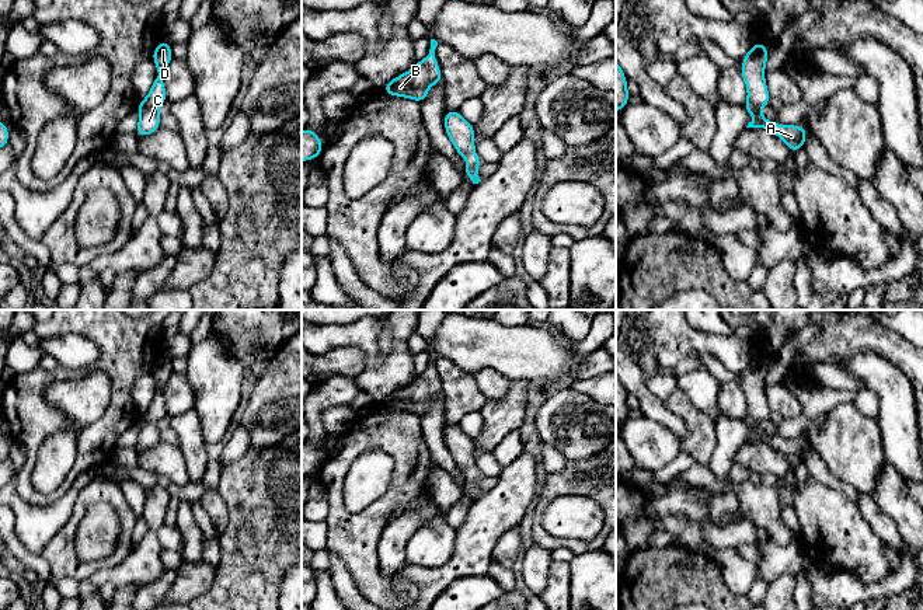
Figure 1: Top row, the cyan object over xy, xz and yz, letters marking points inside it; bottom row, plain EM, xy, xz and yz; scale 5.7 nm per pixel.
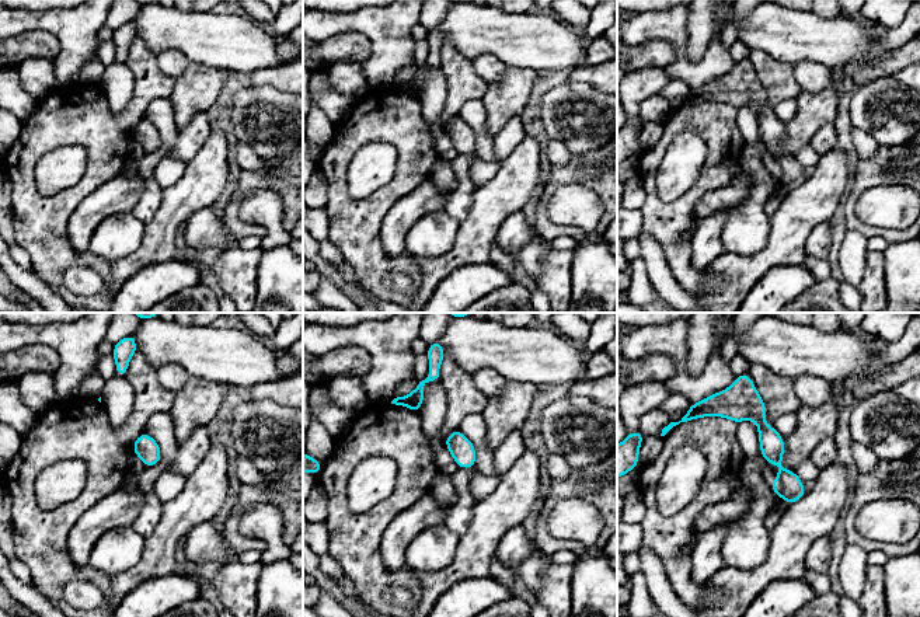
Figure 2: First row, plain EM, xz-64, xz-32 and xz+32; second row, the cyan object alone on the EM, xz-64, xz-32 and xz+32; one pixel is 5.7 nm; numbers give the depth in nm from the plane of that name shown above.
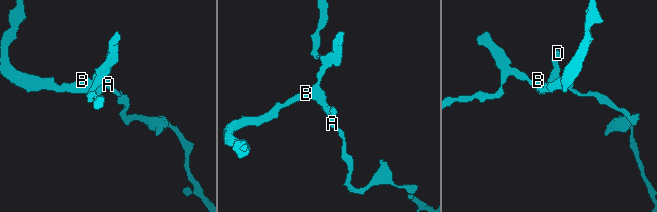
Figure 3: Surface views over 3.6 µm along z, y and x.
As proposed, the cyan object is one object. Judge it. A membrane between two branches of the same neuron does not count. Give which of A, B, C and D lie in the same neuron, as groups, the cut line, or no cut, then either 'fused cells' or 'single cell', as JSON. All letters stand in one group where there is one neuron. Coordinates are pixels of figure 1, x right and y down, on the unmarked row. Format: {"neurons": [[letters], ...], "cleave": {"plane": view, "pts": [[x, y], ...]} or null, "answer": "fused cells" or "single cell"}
{"neurons": [["A", "B", "C", "D"]], "cleave": null, "answer": "single cell"}

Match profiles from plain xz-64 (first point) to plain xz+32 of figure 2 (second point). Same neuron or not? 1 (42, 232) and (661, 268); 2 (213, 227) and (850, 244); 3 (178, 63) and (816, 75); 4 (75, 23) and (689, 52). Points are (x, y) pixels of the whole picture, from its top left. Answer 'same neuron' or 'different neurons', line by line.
1: different neurons
2: different neurons
3: same neuron
4: different neurons

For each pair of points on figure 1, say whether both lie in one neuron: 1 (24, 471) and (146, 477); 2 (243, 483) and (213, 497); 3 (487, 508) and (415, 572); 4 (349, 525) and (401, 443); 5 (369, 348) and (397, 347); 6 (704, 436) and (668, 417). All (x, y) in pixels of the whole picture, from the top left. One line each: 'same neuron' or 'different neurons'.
1: different neurons
2: different neurons
3: same neuron
4: same neuron
5: same neuron
6: different neurons

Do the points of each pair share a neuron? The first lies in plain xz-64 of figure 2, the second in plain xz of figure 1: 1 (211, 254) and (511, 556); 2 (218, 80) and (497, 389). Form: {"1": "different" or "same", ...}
{"1": "different", "2": "different"}

